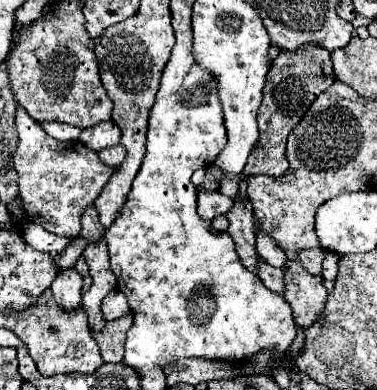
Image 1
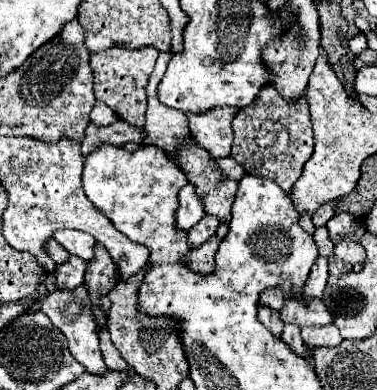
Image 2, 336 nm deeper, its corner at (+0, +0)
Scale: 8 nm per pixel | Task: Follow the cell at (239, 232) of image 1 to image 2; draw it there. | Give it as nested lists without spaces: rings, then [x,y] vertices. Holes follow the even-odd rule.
[[[258,306],[258,320],[274,334],[280,336],[282,334],[282,320],[278,318],[276,310],[270,310],[266,306]]]

